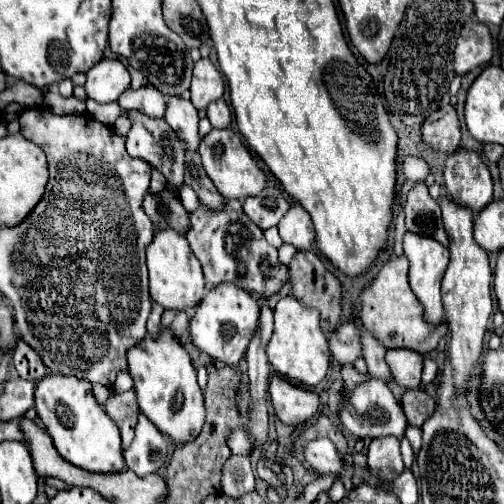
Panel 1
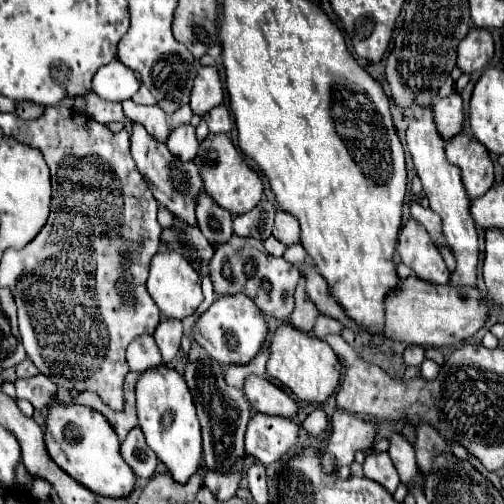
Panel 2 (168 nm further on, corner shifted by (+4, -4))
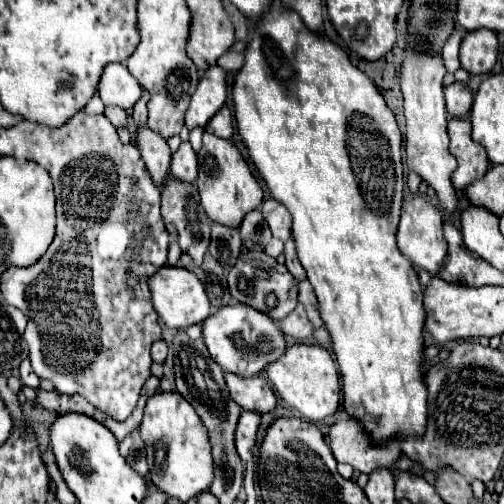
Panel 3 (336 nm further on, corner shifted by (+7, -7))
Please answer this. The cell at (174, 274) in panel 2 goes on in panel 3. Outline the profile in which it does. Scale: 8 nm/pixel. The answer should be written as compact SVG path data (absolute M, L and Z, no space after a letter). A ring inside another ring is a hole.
M163 266L159 272L149 276L149 290L151 290L151 302L159 318L173 330L191 326L191 324L201 324L209 316L209 300L203 290L203 284L199 278L181 268L181 266Z

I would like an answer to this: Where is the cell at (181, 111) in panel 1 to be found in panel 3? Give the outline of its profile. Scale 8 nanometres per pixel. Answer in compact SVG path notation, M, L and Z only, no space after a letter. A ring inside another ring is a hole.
M181 142L179 150L171 158L171 174L189 182L197 180L197 154L189 142Z

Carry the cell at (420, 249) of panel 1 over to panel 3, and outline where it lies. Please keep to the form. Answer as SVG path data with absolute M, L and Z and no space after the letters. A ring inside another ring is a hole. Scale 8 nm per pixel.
M407 196L403 202L403 212L401 212L401 222L399 222L399 230L397 230L397 244L399 250L403 252L403 256L421 270L427 270L431 276L437 276L445 254L447 254L447 244L445 238L441 238L441 210L437 206L433 206L431 202L427 202L421 196Z

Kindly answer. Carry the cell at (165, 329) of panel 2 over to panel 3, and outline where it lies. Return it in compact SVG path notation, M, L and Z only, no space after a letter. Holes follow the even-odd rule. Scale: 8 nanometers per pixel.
M165 340L153 342L153 346L151 346L151 358L153 358L153 362L159 362L159 364L165 362L165 358L167 358L167 342Z

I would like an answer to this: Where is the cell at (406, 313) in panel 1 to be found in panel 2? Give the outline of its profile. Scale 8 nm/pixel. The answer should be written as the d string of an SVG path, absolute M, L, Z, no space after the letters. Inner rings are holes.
M420 277L402 279L402 289L386 299L386 337L424 347L452 347L470 339L490 317L488 297L476 289L452 289L450 285L432 285Z

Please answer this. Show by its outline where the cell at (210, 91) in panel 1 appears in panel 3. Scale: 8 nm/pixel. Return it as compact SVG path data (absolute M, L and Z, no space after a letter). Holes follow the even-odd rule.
M211 66L199 78L197 90L191 96L191 104L185 114L185 124L189 130L205 126L207 120L225 104L227 100L227 74L219 66Z

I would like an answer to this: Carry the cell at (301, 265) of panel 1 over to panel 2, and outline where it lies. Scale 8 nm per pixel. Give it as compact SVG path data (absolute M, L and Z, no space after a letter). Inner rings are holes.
M298 281L294 297L296 297L296 305L294 305L294 311L290 315L290 323L300 331L312 331L312 327L316 323L316 317L318 317L318 313L316 313L318 309L310 301L310 297L306 295L304 281Z

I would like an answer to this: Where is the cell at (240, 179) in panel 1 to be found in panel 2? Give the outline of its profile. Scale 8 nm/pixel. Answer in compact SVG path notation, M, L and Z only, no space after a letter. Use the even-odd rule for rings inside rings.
M208 135L200 143L200 151L194 159L196 167L204 177L204 191L222 207L228 209L232 215L248 213L260 199L262 199L262 179L256 171L248 167L244 157L238 153L234 143L228 135Z

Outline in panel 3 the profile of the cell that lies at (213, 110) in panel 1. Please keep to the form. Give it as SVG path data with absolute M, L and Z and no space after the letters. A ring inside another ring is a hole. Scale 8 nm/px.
M223 106L207 124L207 132L219 136L219 138L231 138L233 136L233 120L227 106Z

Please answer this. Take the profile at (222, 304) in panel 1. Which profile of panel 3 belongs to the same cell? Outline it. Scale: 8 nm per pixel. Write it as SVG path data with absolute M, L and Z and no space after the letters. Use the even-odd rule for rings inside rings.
M229 304L211 314L209 320L203 322L203 340L211 358L225 372L233 372L245 378L259 374L269 362L275 362L287 348L285 336L273 324L273 320L245 304Z

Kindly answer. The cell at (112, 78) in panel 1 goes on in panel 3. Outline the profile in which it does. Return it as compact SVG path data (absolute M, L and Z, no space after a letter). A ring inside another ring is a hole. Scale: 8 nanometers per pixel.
M123 62L105 66L99 80L99 96L105 106L119 106L129 112L133 104L141 98L141 92L141 84L133 80Z

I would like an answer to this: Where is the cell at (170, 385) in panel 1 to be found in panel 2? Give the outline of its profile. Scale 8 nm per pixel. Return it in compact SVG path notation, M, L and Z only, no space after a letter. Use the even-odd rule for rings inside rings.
M166 365L144 371L136 385L136 405L140 421L138 425L146 437L146 443L166 465L172 479L184 485L194 473L198 473L204 453L196 407L184 377Z

